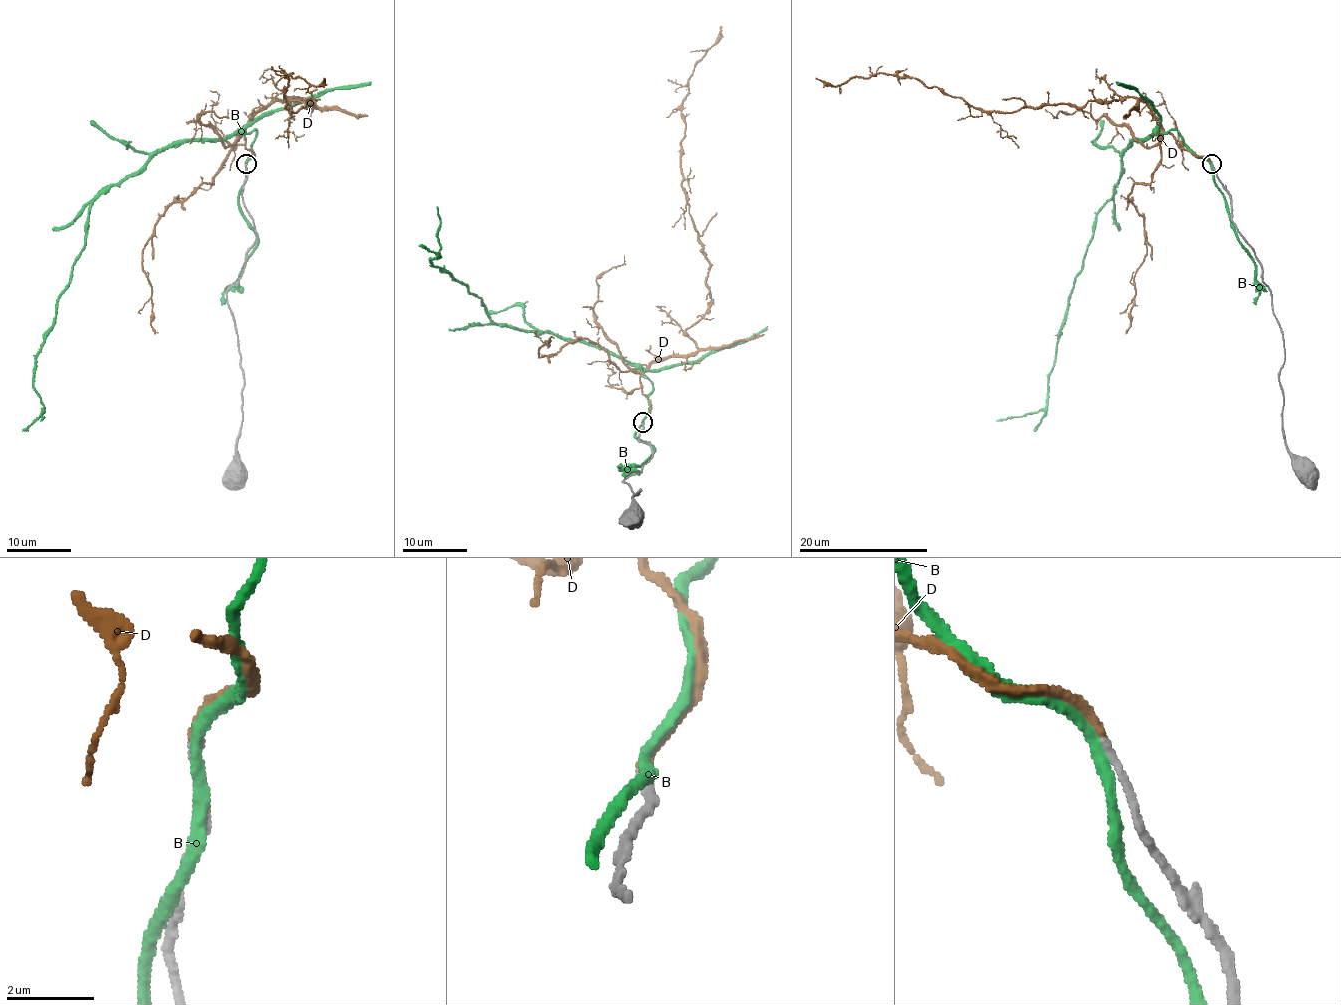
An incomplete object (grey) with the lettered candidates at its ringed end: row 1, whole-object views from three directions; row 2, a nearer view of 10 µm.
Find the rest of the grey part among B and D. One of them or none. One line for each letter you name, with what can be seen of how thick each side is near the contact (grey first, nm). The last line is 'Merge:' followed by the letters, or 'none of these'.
D: Thickness 180 nm (grey) against 200 nm
Merge: D

